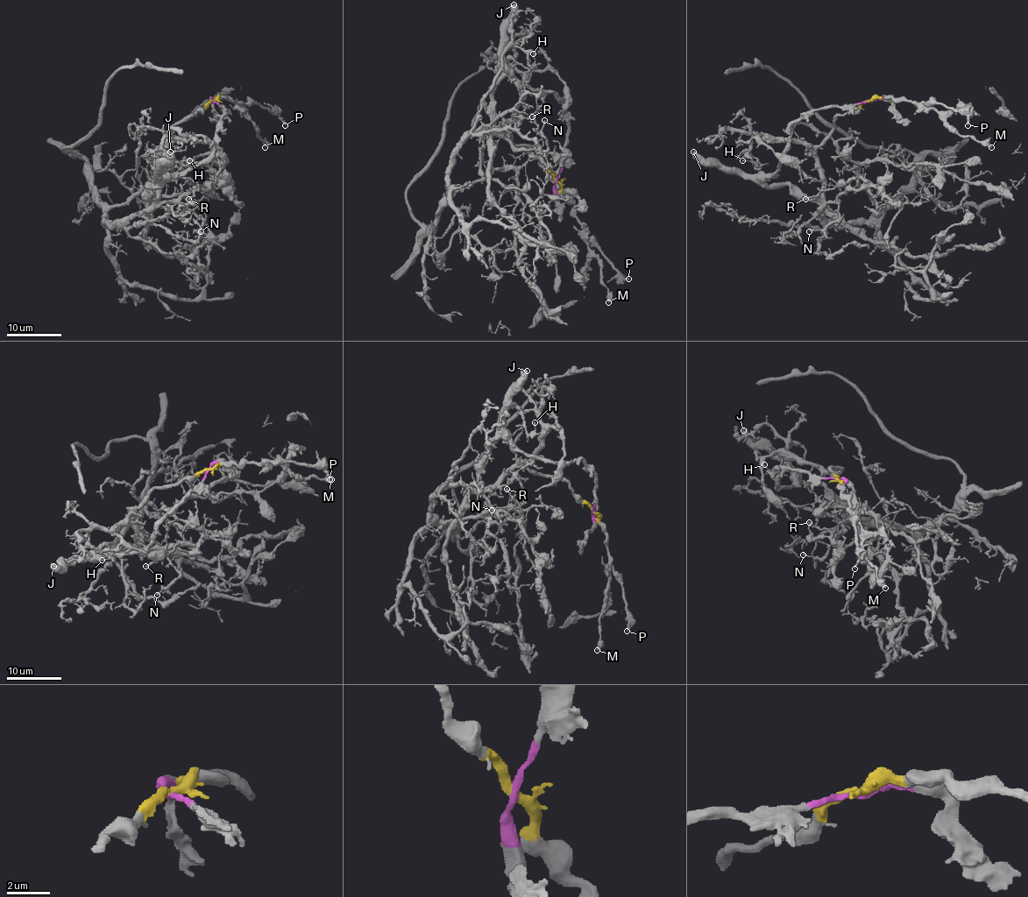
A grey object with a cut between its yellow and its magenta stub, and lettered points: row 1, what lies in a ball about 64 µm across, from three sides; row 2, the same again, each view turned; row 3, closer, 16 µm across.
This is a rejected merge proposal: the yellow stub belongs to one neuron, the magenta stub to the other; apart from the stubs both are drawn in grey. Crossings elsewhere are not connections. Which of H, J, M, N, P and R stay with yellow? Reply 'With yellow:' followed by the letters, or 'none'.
With yellow: H, M, N, P, R

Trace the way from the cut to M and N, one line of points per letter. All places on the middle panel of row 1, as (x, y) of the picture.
M: (556, 180), (561, 194), (573, 206), (573, 215), (586, 235), (586, 244), (602, 271), (608, 301)
N: (556, 180), (537, 152), (517, 146), (512, 135), (500, 130), (515, 147), (546, 150), (544, 120)

